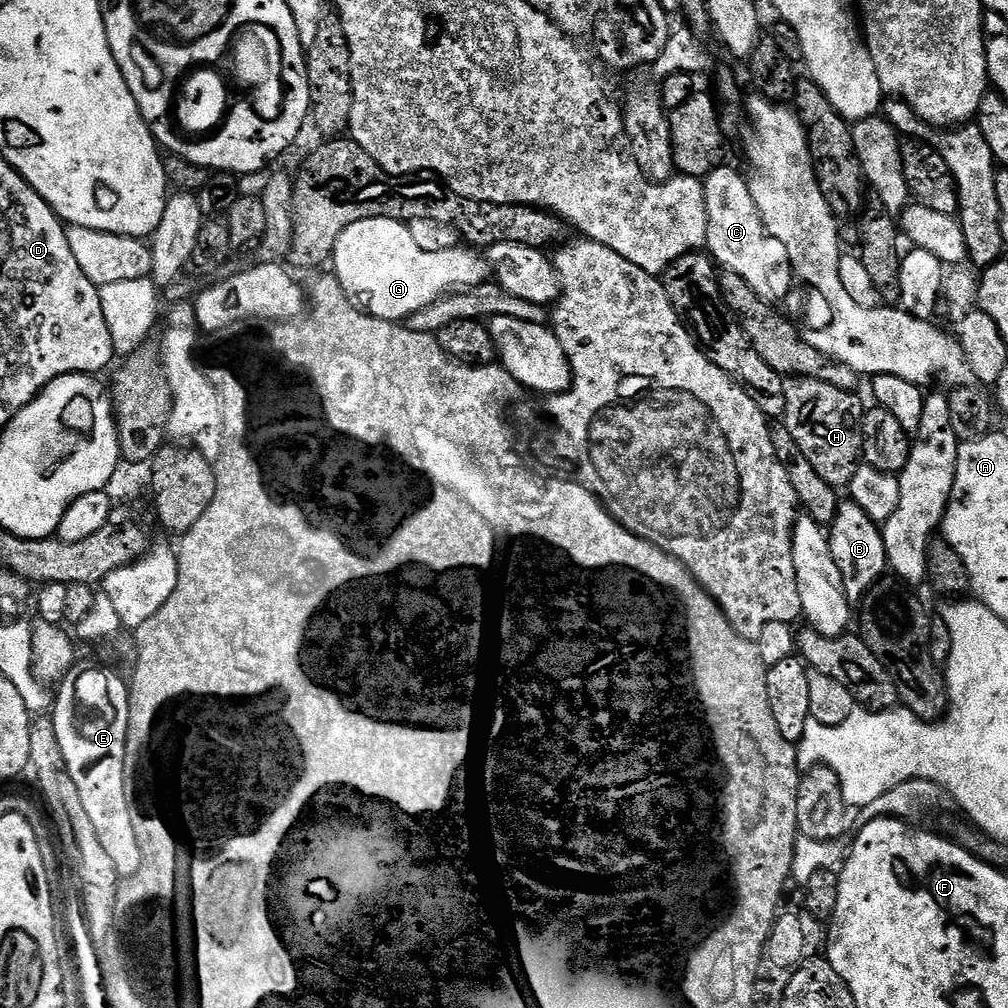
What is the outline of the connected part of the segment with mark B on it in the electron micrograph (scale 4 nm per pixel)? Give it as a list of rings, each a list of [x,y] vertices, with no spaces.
[[[848,498],[841,503],[836,512],[828,532],[828,541],[830,554],[834,554],[834,562],[838,562],[838,570],[842,574],[842,586],[846,590],[846,598],[853,606],[859,605],[869,590],[885,575],[888,568],[888,555],[881,525],[873,521],[862,506]]]

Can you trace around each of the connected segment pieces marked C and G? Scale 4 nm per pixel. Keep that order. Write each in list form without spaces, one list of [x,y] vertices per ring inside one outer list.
[[[728,167],[715,168],[703,181],[707,208],[707,242],[705,244],[707,253],[719,267],[724,266],[736,274],[760,299],[780,298],[787,292],[790,278],[792,279],[789,254],[782,242],[764,231],[764,224],[761,222],[761,215],[758,214],[753,196],[749,192],[747,179]]]
[[[366,218],[346,226],[330,257],[330,268],[348,299],[370,316],[393,322],[407,321],[422,306],[461,288],[489,279],[485,257],[468,246],[427,252],[414,242],[407,223],[390,218]]]

